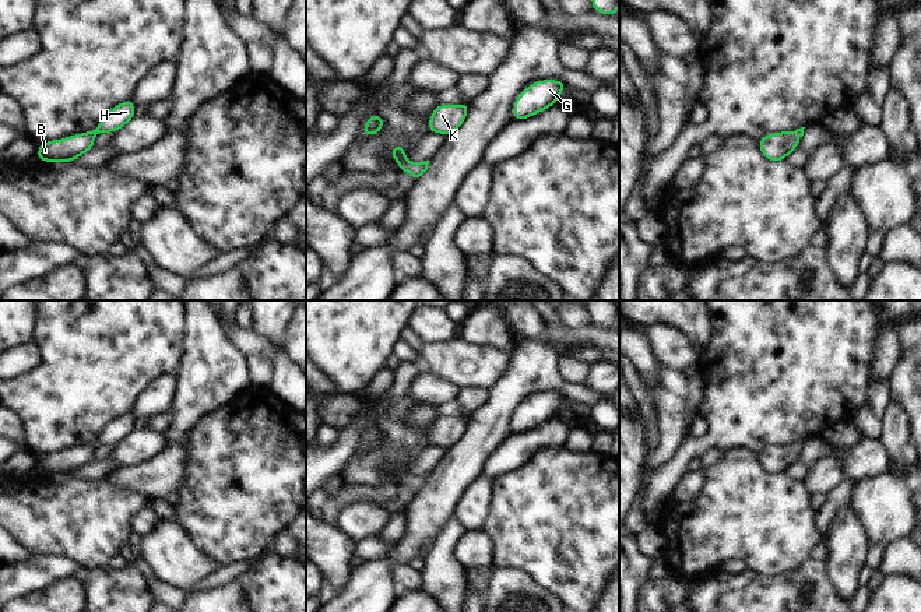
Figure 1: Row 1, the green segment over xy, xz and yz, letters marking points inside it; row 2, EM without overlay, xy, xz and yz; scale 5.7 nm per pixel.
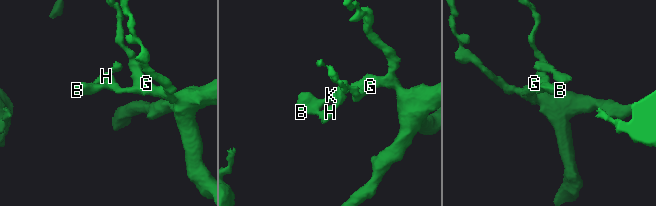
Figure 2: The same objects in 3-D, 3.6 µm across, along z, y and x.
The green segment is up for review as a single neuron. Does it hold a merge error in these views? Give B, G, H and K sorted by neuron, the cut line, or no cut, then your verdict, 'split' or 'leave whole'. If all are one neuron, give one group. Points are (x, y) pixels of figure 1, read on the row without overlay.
B G H K | no cut | leave whole

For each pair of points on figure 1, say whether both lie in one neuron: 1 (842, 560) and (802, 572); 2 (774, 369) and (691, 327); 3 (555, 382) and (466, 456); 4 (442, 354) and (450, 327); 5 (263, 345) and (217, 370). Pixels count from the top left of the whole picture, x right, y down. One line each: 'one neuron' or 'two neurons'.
1: two neurons
2: two neurons
3: one neuron
4: two neurons
5: two neurons

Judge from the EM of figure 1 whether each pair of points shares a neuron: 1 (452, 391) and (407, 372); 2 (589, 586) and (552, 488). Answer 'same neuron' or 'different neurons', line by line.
1: different neurons
2: same neuron

